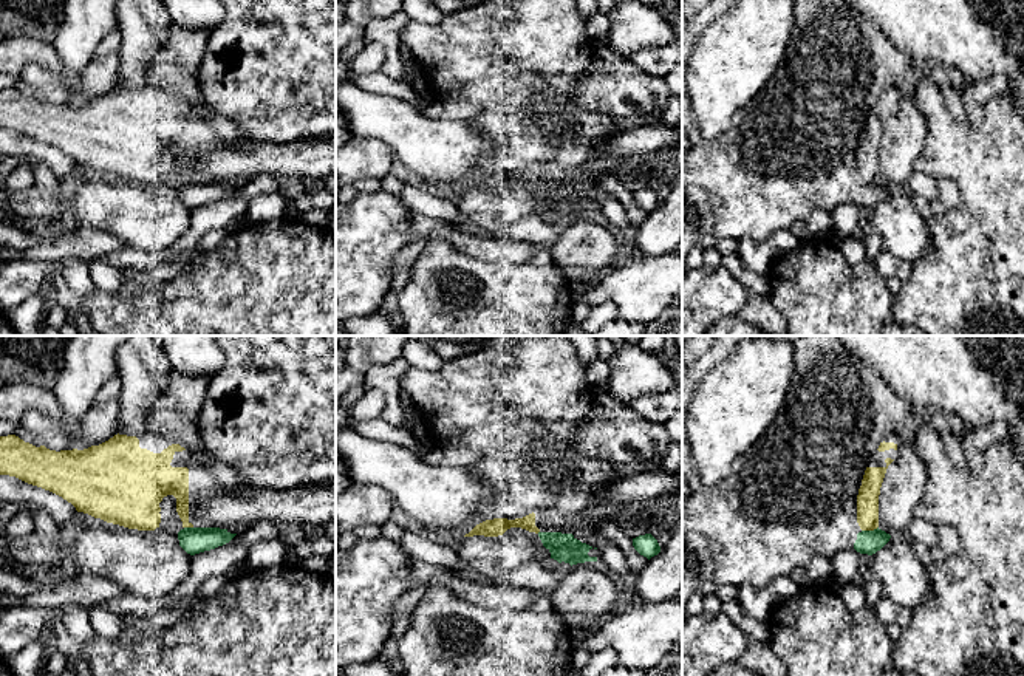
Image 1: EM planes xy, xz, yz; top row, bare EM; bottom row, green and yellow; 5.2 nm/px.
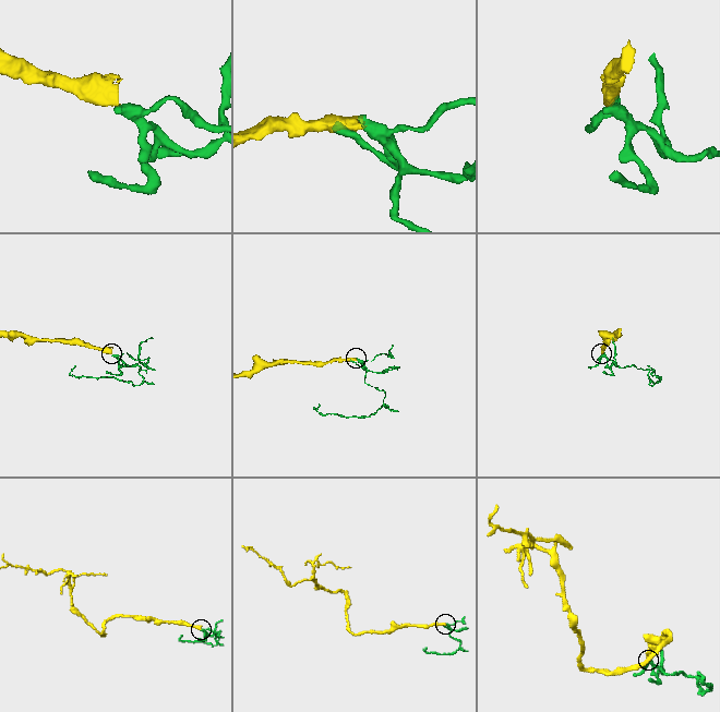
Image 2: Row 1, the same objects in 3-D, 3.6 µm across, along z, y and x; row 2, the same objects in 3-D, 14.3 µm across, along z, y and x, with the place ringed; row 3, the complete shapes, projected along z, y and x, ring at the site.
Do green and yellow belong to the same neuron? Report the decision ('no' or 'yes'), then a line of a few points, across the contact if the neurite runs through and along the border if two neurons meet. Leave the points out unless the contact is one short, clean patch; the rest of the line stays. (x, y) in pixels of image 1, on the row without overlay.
no | yz (877, 180), (862, 184)

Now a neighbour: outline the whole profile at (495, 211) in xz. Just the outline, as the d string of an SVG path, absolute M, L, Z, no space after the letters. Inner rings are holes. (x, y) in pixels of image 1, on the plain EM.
M510 181L498 190L463 189L456 207L472 223L495 234L521 218L551 210L538 187L521 181Z

